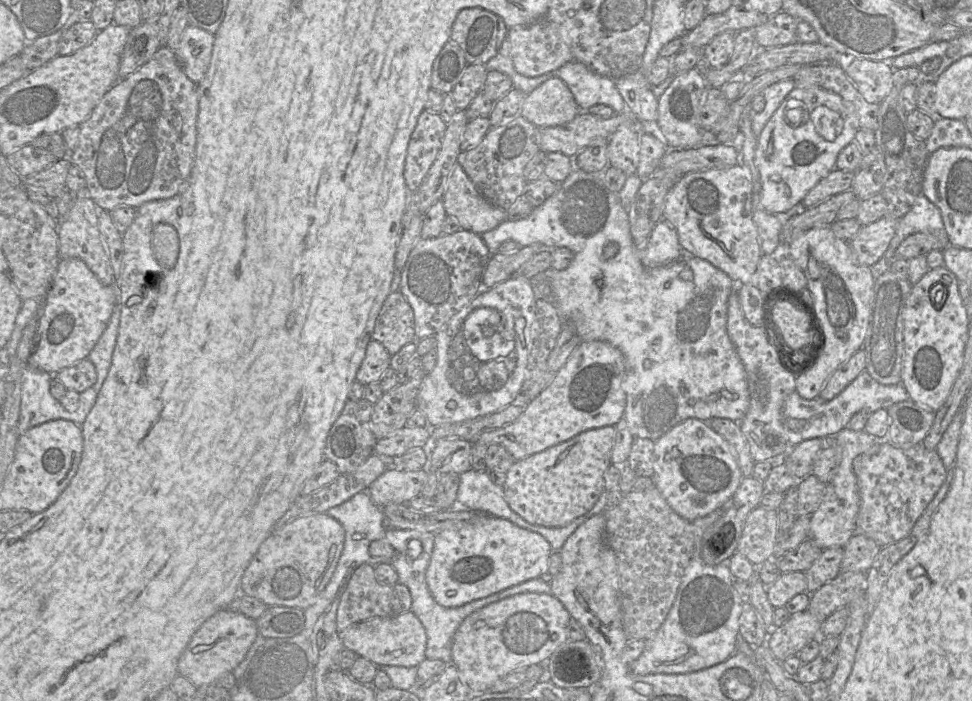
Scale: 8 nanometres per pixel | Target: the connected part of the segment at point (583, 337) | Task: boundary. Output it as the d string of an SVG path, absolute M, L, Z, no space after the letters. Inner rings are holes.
M573 163L572 171L559 184L558 191L543 204L534 208L533 212L527 218L521 220L505 219L496 228L481 234L481 238L492 255L499 253L499 246L507 240L515 241L521 247L530 245L542 245L548 248L566 247L574 253L574 259L567 268L562 270L549 269L543 274L538 274L531 280L536 294L540 297L551 298L564 322L567 320L574 325L580 342L605 341L623 353L625 358L625 374L622 388L626 393L626 407L623 418L634 438L647 438L656 441L671 428L689 418L696 418L705 422L713 418L726 418L740 423L749 408L750 397L744 366L727 332L728 298L731 292L736 290L735 282L710 262L694 255L689 255L684 250L682 257L673 263L656 268L645 267L641 260L642 248L638 248L635 245L631 235L628 210L622 206L619 193L612 192L606 186L605 172L608 167L610 167L609 164L601 171L587 173L581 170L576 163ZM611 242L618 244L618 252L613 258L605 259L604 248Z

